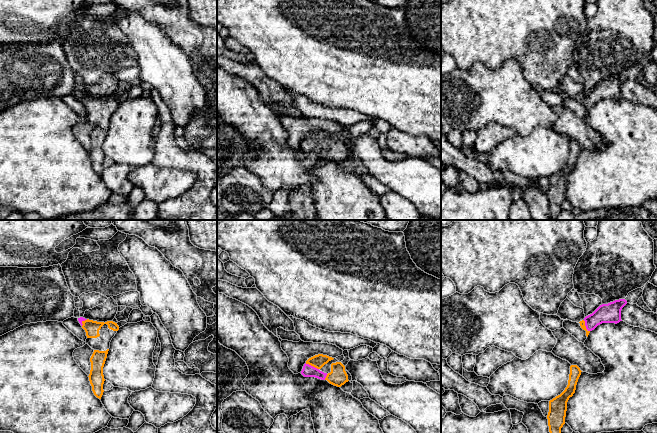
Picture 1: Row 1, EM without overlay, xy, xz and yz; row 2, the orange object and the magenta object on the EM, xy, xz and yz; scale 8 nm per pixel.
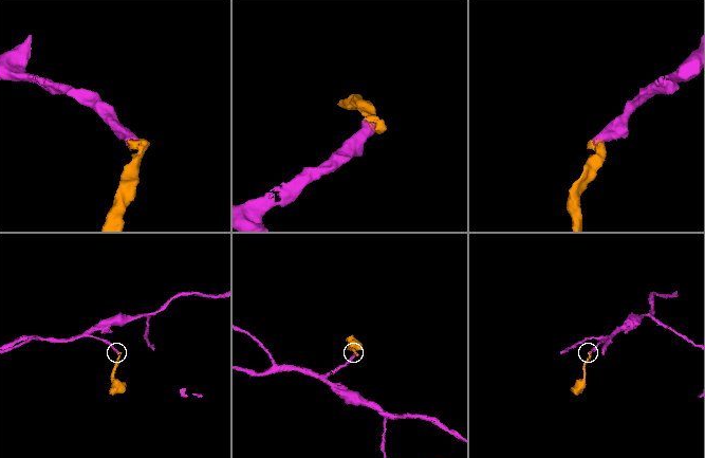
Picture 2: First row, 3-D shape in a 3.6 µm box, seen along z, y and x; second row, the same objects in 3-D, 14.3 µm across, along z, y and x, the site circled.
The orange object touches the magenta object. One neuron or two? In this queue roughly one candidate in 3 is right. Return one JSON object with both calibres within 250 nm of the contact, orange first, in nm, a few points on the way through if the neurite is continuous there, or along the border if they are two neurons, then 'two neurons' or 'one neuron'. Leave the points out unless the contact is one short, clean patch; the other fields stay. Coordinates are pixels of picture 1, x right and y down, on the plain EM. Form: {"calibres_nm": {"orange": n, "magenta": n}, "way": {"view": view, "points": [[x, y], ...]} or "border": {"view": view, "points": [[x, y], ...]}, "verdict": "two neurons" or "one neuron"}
{"calibres_nm": {"orange": 110, "magenta": 100}, "way": {"view": "xz", "points": [[318, 137], [312, 141], [308, 147]]}, "verdict": "one neuron"}

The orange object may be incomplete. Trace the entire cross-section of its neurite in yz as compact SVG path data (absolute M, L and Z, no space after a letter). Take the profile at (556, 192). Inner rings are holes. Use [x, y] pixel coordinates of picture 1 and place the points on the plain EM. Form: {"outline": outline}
{"outline": "M571 141L567 163L560 171L549 177L549 188L547 195L550 215L553 220L557 220L557 216L561 211L561 204L565 200L567 178L575 169L576 161L581 148L582 147L577 141Z"}

